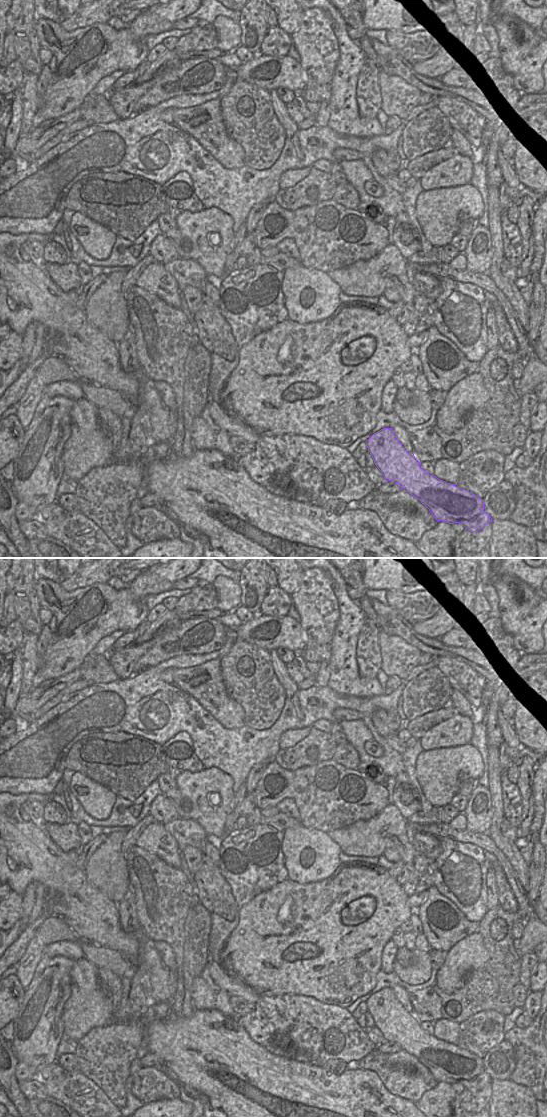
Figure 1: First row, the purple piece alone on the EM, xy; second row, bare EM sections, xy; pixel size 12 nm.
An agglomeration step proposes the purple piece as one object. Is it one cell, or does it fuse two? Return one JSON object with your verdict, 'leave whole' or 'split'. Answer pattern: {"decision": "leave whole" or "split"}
{"decision": "leave whole"}

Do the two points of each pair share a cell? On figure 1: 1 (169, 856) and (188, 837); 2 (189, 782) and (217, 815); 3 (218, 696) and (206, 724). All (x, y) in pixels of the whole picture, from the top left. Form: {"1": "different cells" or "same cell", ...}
{"1": "different cells", "2": "same cell", "3": "different cells"}

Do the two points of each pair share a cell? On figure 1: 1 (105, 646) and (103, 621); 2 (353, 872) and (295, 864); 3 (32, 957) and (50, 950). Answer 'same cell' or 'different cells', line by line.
1: different cells
2: different cells
3: different cells

